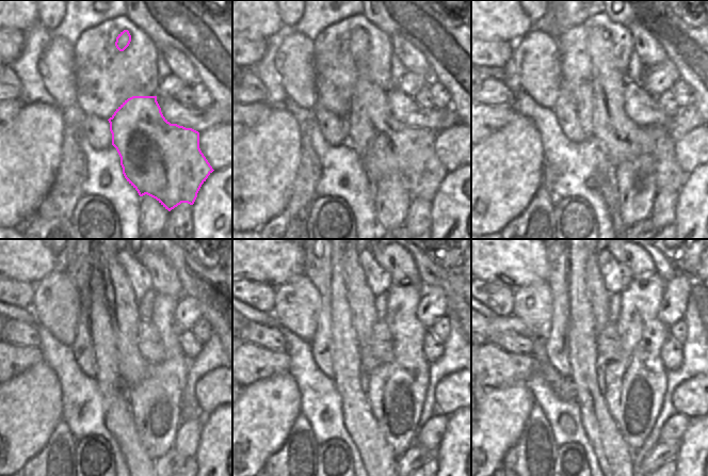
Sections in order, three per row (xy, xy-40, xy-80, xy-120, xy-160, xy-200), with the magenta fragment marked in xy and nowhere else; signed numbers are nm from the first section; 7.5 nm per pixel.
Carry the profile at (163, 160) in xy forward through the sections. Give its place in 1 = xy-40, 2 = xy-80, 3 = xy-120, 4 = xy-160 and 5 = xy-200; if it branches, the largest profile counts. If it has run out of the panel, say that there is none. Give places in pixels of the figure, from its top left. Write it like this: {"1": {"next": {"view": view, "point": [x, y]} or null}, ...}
{"1": {"next": {"view": "xy-40", "point": [386, 147]}}, "2": {"next": {"view": "xy-80", "point": [622, 139]}}, "3": {"next": {"view": "xy-120", "point": [122, 303]}}, "4": {"next": {"view": "xy-160", "point": [360, 299]}}, "5": {"next": {"view": "xy-200", "point": [597, 294]}}}

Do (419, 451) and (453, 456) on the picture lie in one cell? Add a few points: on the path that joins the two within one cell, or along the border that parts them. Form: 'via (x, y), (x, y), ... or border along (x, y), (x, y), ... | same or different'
border along (435, 450), (436, 458) | different

